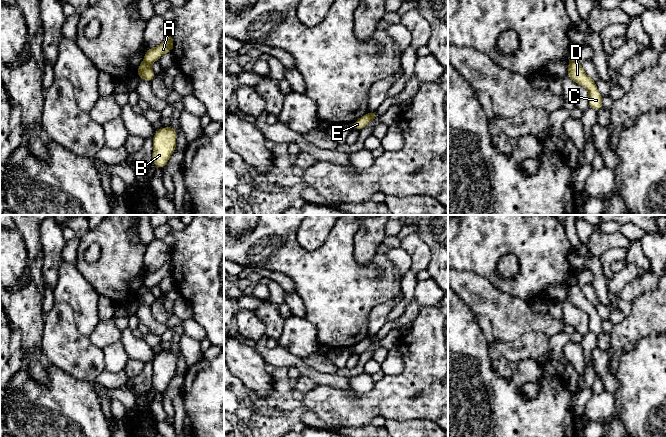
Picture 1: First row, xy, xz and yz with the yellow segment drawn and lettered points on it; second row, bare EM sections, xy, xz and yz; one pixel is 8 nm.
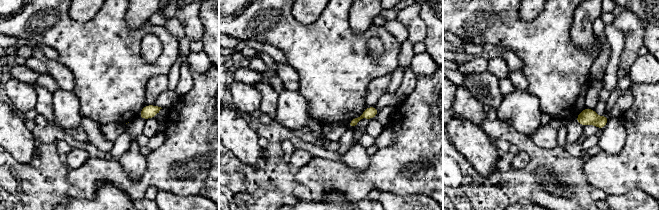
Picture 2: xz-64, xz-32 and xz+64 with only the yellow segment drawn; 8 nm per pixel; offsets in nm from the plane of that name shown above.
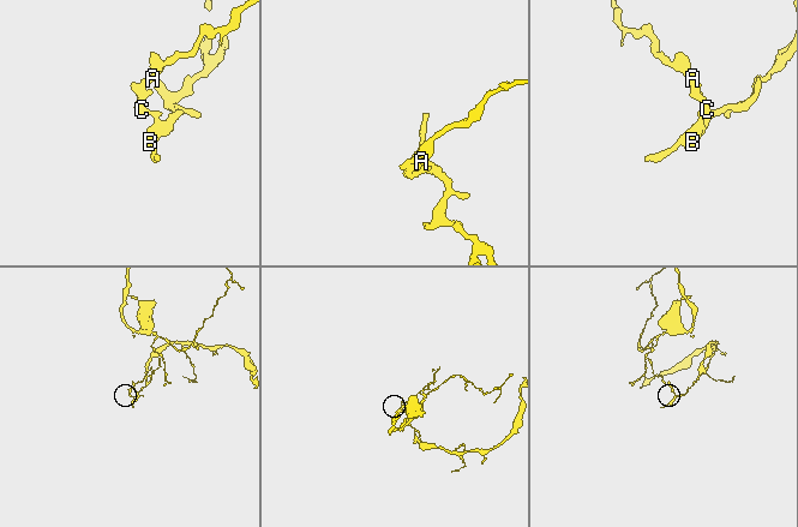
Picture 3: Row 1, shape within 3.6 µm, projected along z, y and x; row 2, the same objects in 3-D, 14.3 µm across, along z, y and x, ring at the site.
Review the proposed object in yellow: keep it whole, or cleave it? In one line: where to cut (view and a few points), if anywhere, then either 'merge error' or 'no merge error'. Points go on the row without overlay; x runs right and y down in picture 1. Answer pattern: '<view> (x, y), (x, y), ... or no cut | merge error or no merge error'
yz (576, 283), (569, 286) | merge error

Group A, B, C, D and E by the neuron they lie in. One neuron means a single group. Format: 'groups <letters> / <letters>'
groups A / B C D E

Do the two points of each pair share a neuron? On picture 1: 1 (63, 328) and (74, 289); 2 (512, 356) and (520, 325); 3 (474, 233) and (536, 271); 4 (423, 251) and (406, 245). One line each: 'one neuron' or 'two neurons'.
1: two neurons
2: two neurons
3: one neuron
4: one neuron

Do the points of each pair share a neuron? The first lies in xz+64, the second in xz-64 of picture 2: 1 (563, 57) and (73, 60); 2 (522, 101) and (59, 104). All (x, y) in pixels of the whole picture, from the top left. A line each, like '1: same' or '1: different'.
1: same
2: same

